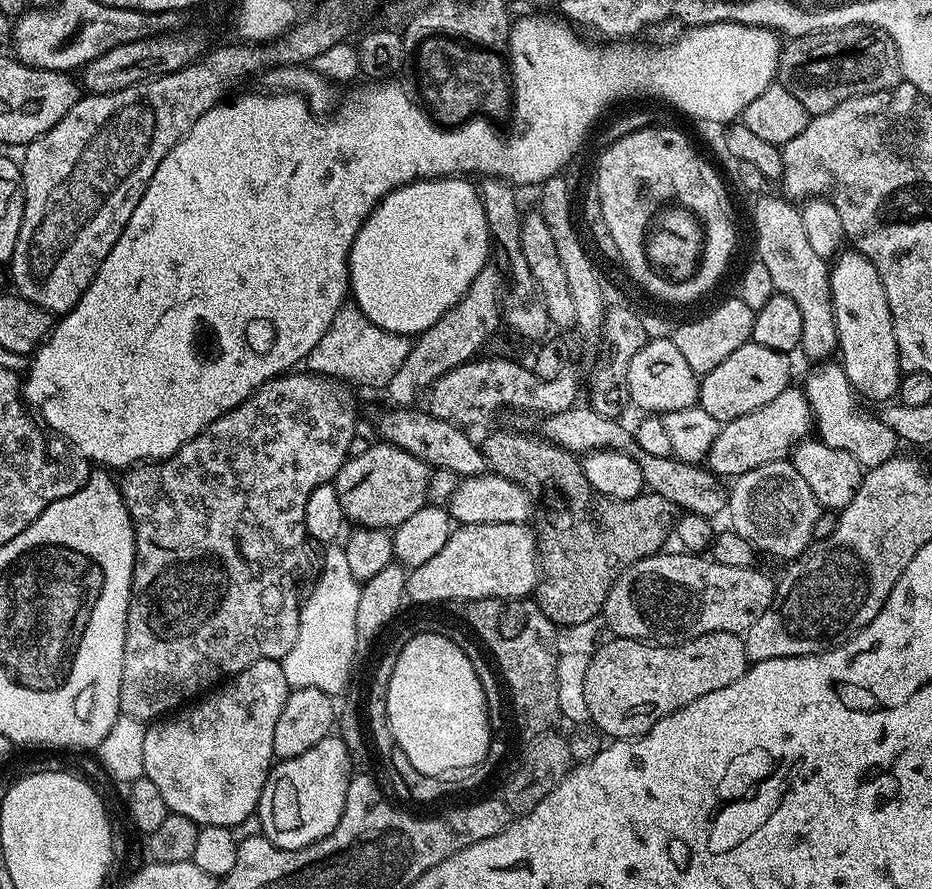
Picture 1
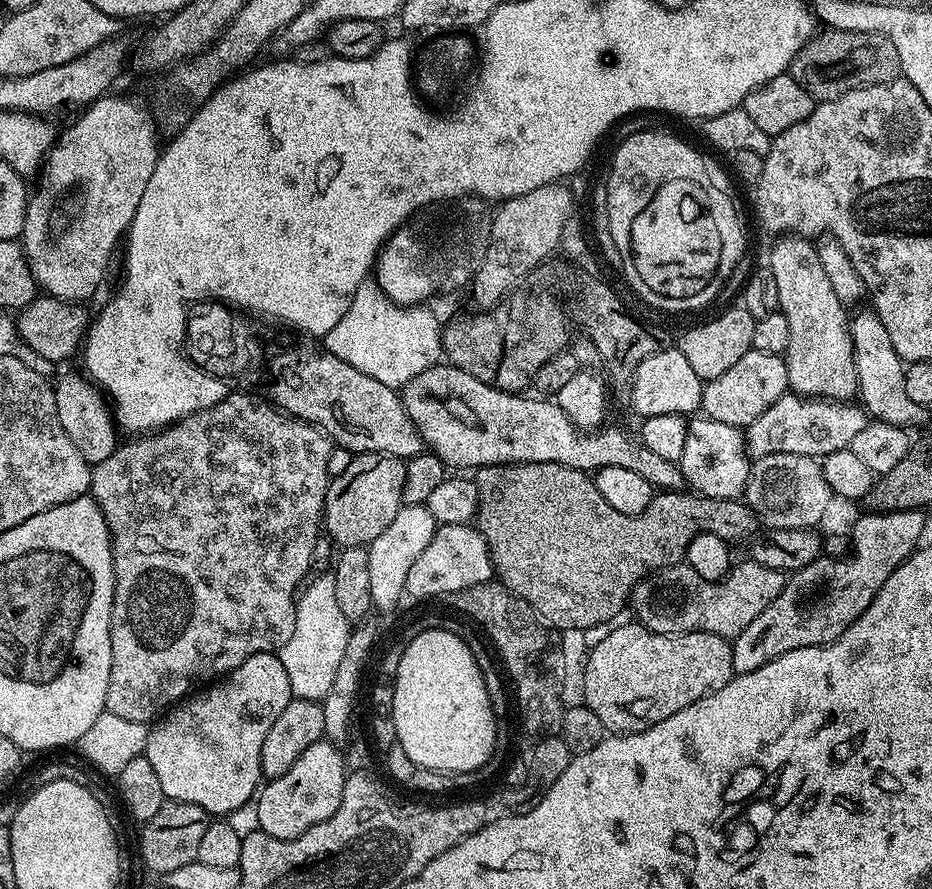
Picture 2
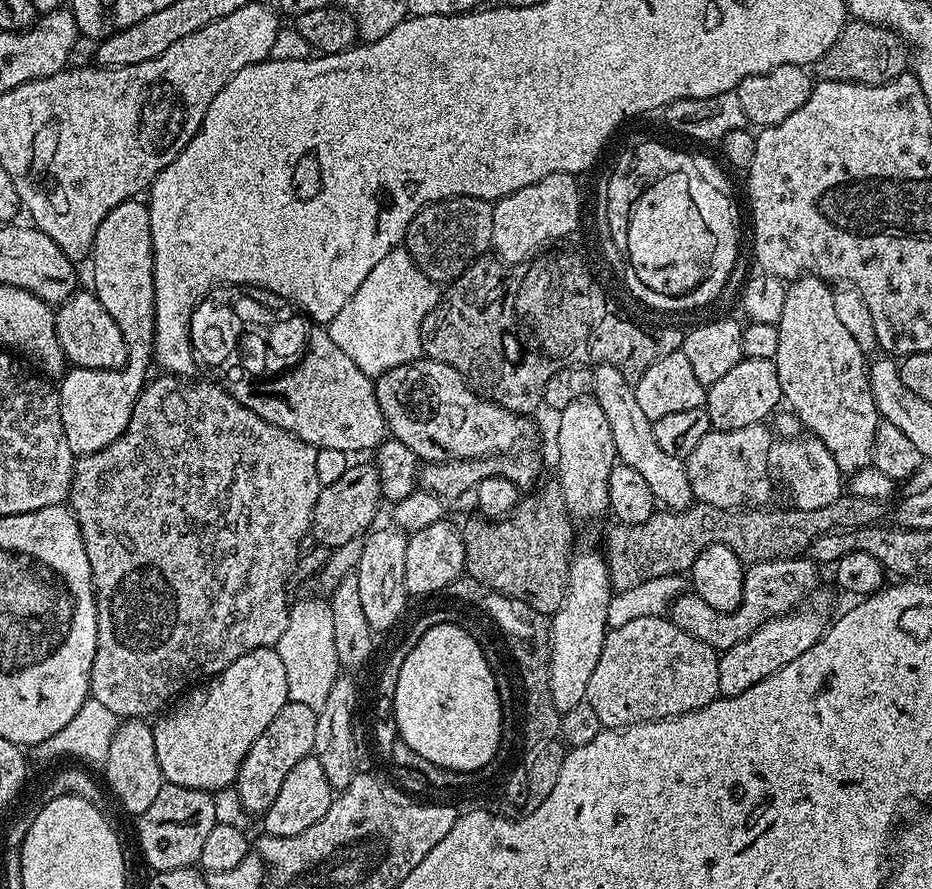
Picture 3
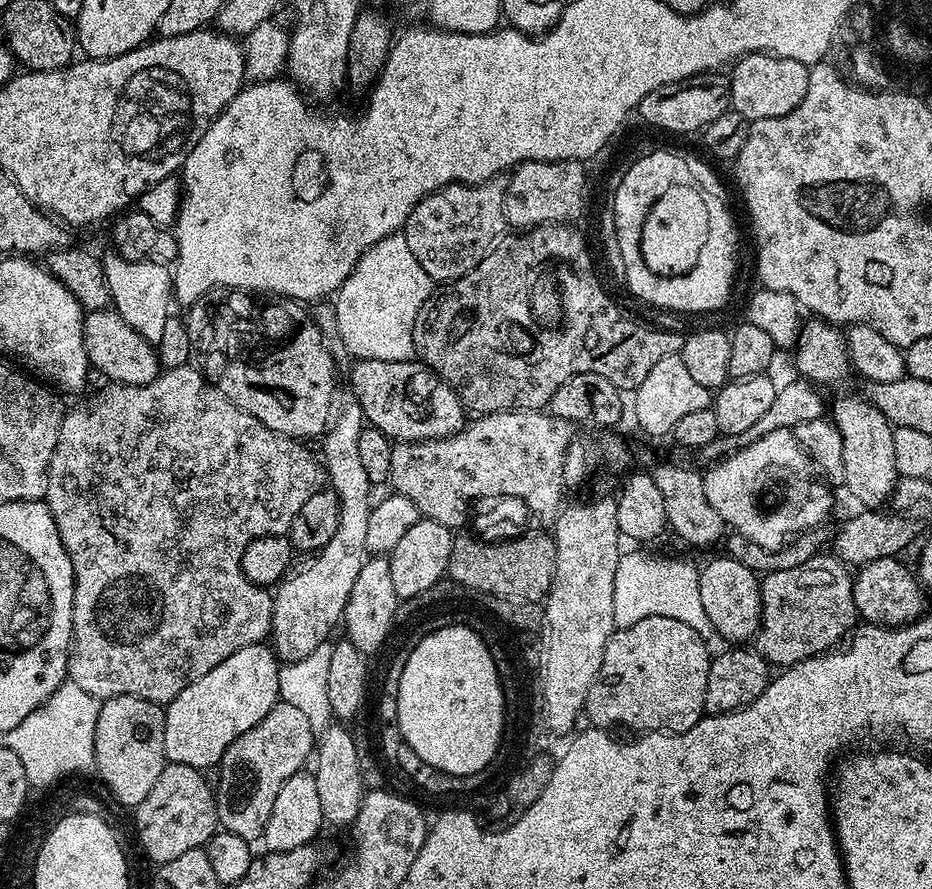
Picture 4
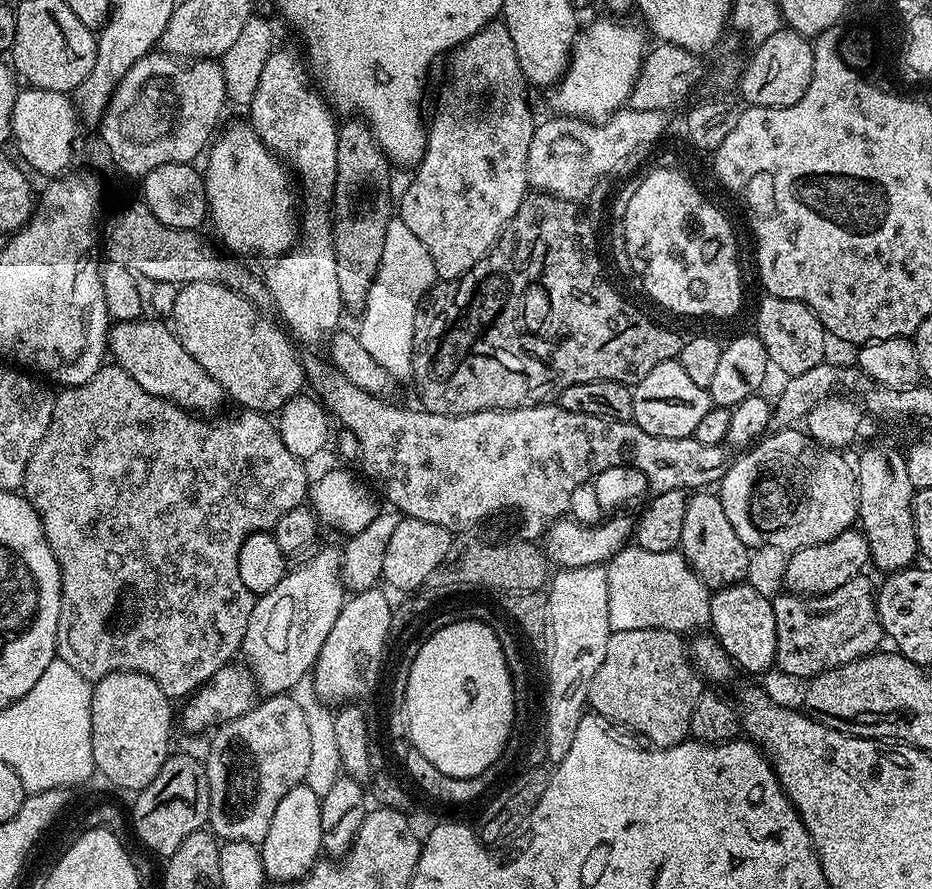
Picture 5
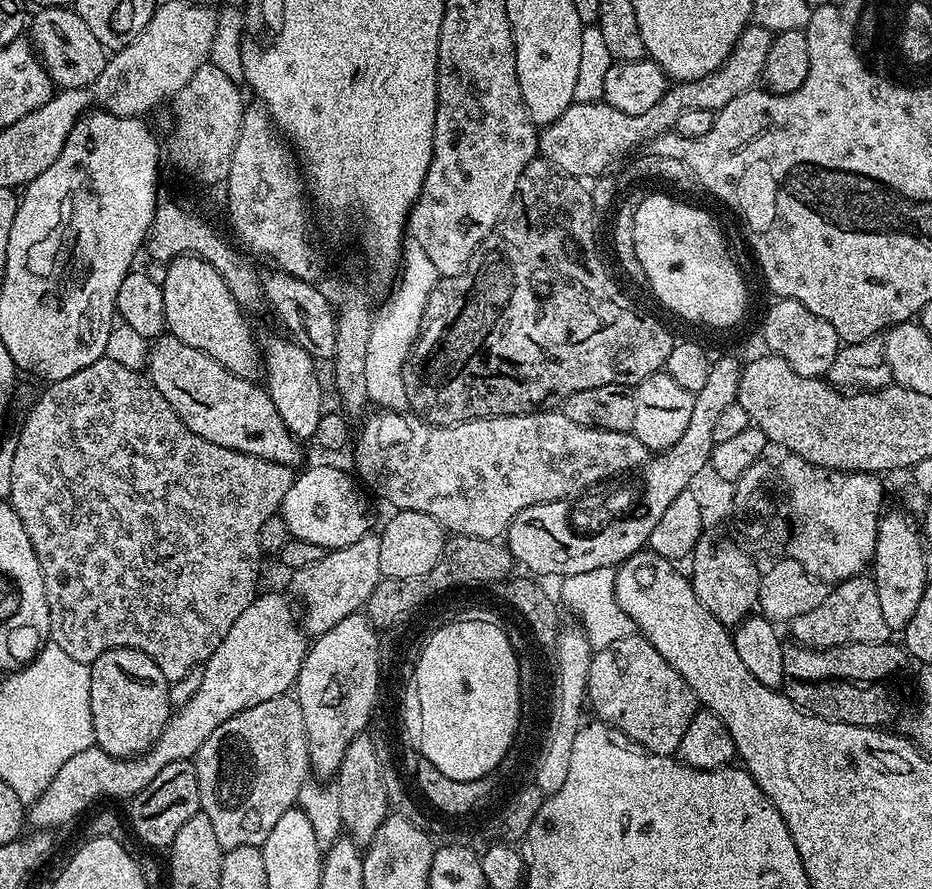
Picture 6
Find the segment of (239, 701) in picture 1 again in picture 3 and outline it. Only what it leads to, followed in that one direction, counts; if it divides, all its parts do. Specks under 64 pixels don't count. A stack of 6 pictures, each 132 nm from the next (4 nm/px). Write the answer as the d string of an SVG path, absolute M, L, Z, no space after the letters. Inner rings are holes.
M275 647L259 648L242 654L242 658L226 666L226 670L222 670L219 676L211 677L207 682L193 687L167 715L160 718L165 720L155 721L152 729L154 750L158 750L158 766L165 781L213 794L219 793L219 788L231 789L250 746L258 742L262 730L266 730L266 726L270 726L270 722L278 718L278 710L282 710L282 706L288 701L286 666L282 666L282 658Z

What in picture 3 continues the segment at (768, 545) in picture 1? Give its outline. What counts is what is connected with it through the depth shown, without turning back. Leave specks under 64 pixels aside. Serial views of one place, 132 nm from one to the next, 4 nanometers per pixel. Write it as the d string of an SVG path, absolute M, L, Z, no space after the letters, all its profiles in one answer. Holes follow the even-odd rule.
M811 434L780 438L769 444L768 471L773 481L781 480L792 491L790 504L793 508L822 510L822 506L830 506L830 502L842 495L842 473L838 462L834 462L834 454L830 454L821 440Z

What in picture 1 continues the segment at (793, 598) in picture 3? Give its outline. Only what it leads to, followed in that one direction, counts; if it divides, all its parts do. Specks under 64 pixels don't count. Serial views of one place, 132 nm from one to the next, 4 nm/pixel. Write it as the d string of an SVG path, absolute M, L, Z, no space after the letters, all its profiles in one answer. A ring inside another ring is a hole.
M661 550L655 556L634 562L614 582L602 613L602 620L608 623L612 631L609 633L613 637L667 646L677 643L678 638L691 638L711 632L743 634L772 605L777 581L759 572L759 567L722 566L718 561L700 554L689 554L684 550L668 551Z

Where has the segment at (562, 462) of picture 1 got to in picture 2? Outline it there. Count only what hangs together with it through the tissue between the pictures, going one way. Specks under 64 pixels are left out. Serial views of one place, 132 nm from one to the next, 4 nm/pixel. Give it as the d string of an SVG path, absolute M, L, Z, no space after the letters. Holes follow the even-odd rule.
M554 462L482 466L475 469L474 479L476 481L476 489L480 491L480 506L474 517L474 524L475 527L479 528L480 533L484 535L484 540L488 544L488 553L492 555L495 579L503 584L508 591L514 593L515 596L525 600L539 614L545 624L557 630L565 630L564 628L583 630L594 626L598 622L606 622L618 615L619 612L625 611L636 583L639 580L643 580L645 576L659 572L661 568L669 568L671 564L681 563L688 555L690 542L698 534L703 532L706 534L718 534L718 538L729 542L735 542L735 540L748 542L758 532L756 516L744 503L743 499L723 500L722 498L710 498L709 496L693 494L688 490L678 492L661 491L659 494L653 495L650 506L646 506L646 510L642 514L634 514L633 516L621 514L619 510L614 510L614 506L610 506L610 502L606 502L606 498L602 498L602 494L598 494L596 481L589 473L579 472L576 468L562 466Z

